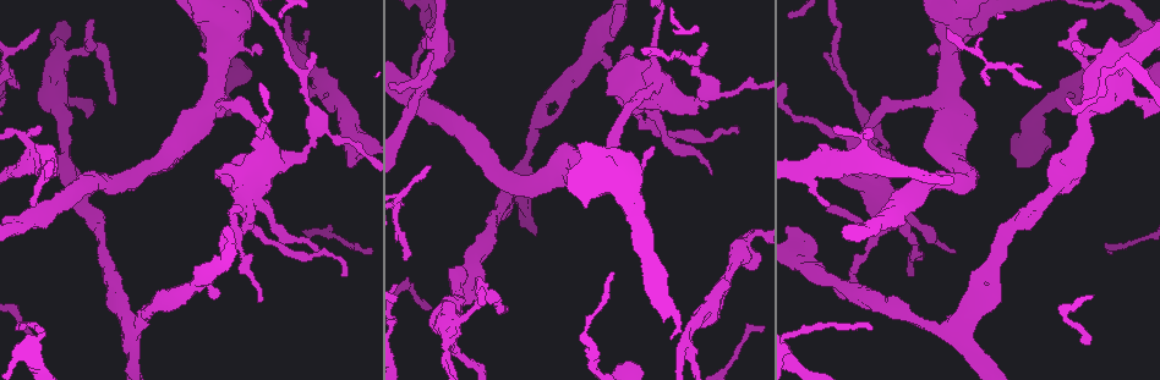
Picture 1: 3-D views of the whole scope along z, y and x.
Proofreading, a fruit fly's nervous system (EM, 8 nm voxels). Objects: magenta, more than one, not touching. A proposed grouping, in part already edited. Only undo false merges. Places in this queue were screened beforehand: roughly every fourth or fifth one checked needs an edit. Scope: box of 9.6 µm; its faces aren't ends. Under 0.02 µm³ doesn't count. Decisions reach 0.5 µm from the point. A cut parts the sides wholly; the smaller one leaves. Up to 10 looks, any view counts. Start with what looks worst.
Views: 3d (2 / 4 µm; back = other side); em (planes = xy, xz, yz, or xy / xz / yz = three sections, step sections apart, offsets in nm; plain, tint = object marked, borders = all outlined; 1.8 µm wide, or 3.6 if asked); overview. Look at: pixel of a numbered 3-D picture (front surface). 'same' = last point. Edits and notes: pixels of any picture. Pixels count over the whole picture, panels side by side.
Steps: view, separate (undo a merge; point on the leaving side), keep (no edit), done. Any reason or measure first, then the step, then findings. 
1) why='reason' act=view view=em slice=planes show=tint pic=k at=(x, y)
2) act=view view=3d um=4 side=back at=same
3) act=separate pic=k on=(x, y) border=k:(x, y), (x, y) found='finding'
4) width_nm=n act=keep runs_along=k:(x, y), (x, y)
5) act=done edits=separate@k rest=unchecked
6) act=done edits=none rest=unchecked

why='four or more arms meet' act=view view=3d um=4 pic=1 at=(1113, 89)

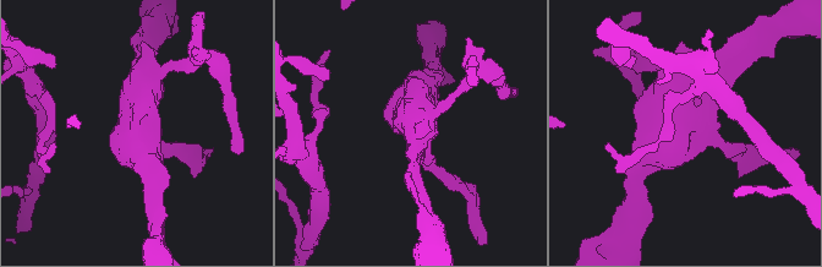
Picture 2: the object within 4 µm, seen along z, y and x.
why='need the tissue' act=view view=em slice=xy step=4 show=tint pic=2 at=(686, 131)

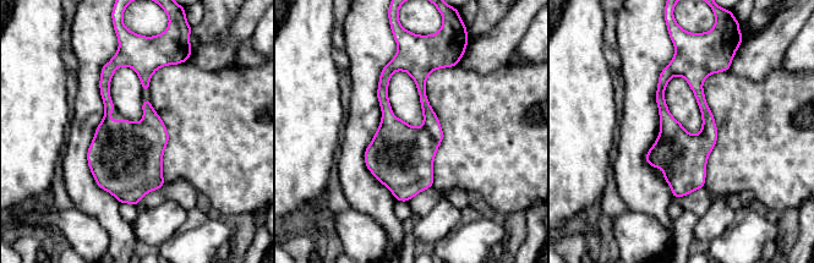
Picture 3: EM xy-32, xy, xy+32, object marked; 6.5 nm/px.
act=keep runs_along=3:(681, 58), (661, 85), (676, 193) found='one cell here'

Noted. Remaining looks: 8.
act=view view=em slice=planes show=borders pic=1 at=(1062, 101)

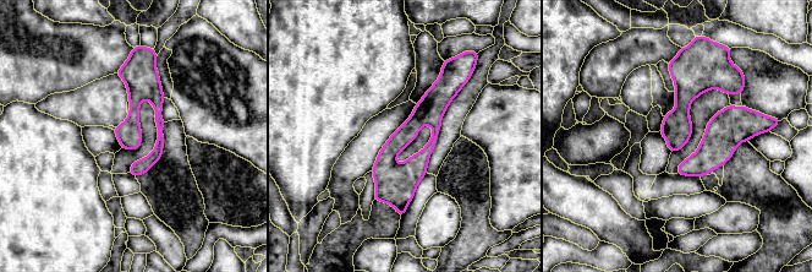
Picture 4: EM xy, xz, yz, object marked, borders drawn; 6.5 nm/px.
act=keep runs_along=4:(444, 75), (390, 151), (400, 210) found='one cell here'

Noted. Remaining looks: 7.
why='calibre changes' act=view view=3d um=4 side=back pic=1 at=(655, 82)

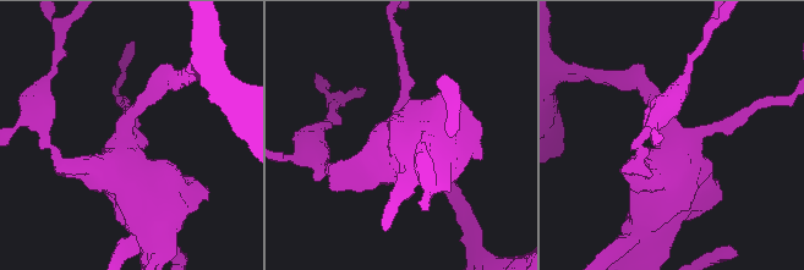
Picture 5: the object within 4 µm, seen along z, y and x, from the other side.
why='need the tissue' act=view view=em um=3.6 slice=planes show=borders pic=5 at=(123, 150)

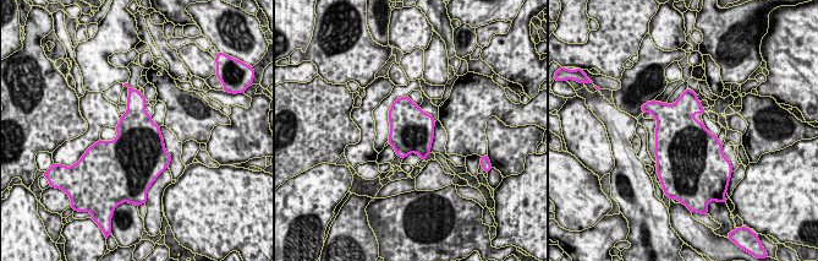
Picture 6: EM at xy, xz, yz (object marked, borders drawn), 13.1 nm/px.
act=keep found='one cell here'

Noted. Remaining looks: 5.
why='abrupt turn' act=view view=3d um=4 pic=1 at=(858, 157)

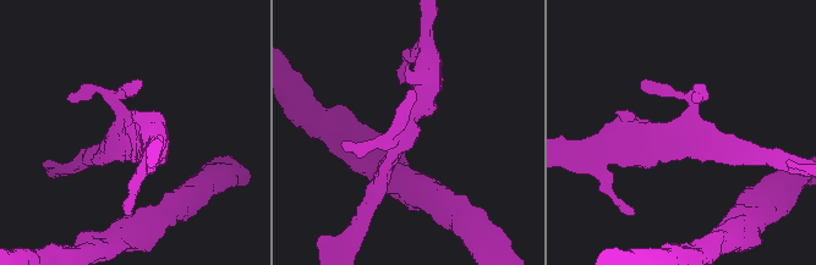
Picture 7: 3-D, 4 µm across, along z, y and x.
arms=3 why='now the EM' act=view view=em slice=planes show=tint pic=7 at=(682, 130)

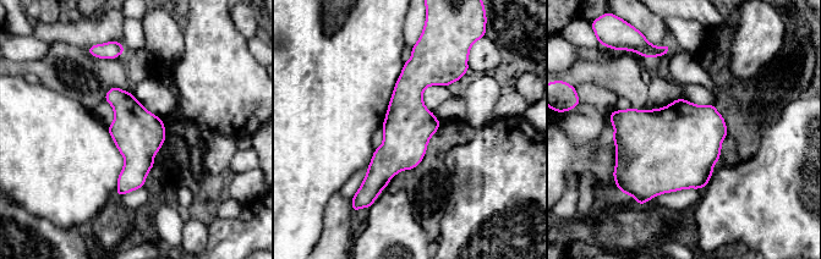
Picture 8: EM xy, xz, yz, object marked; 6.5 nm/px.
act=keep found='one cell here'

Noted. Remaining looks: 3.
act=done edits=none rest=unchecked

